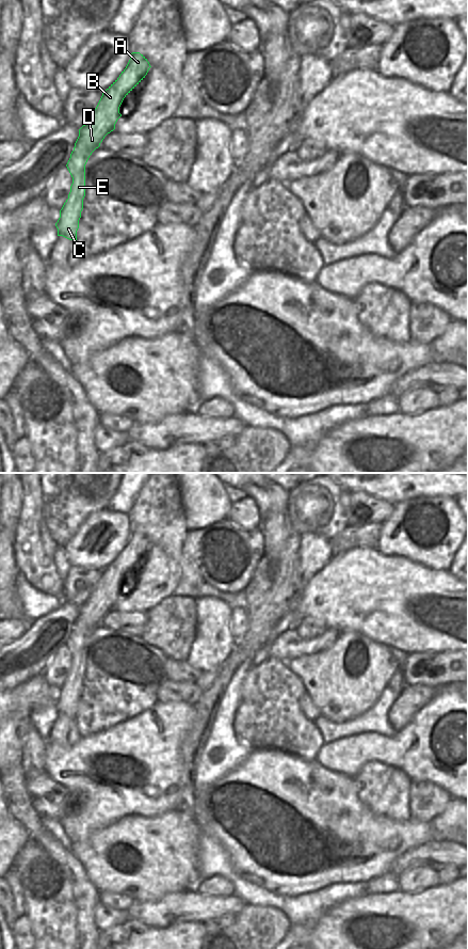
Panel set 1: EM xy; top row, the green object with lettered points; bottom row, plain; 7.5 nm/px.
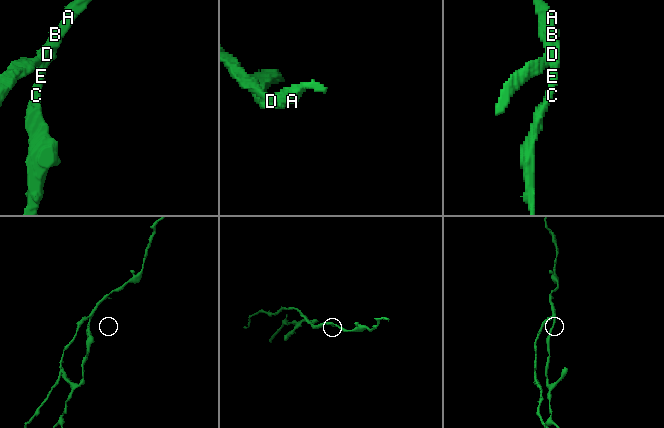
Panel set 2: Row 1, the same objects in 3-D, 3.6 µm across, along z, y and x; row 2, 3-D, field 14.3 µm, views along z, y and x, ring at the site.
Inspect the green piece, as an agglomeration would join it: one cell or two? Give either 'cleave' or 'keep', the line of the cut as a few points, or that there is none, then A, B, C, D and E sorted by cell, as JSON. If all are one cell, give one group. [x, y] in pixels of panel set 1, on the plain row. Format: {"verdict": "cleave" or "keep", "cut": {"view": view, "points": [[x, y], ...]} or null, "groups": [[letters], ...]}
{"verdict": "cleave", "cut": {"view": "xy", "points": [[74, 628], [93, 629]]}, "groups": [["A", "B", "D"], ["C", "E"]]}

